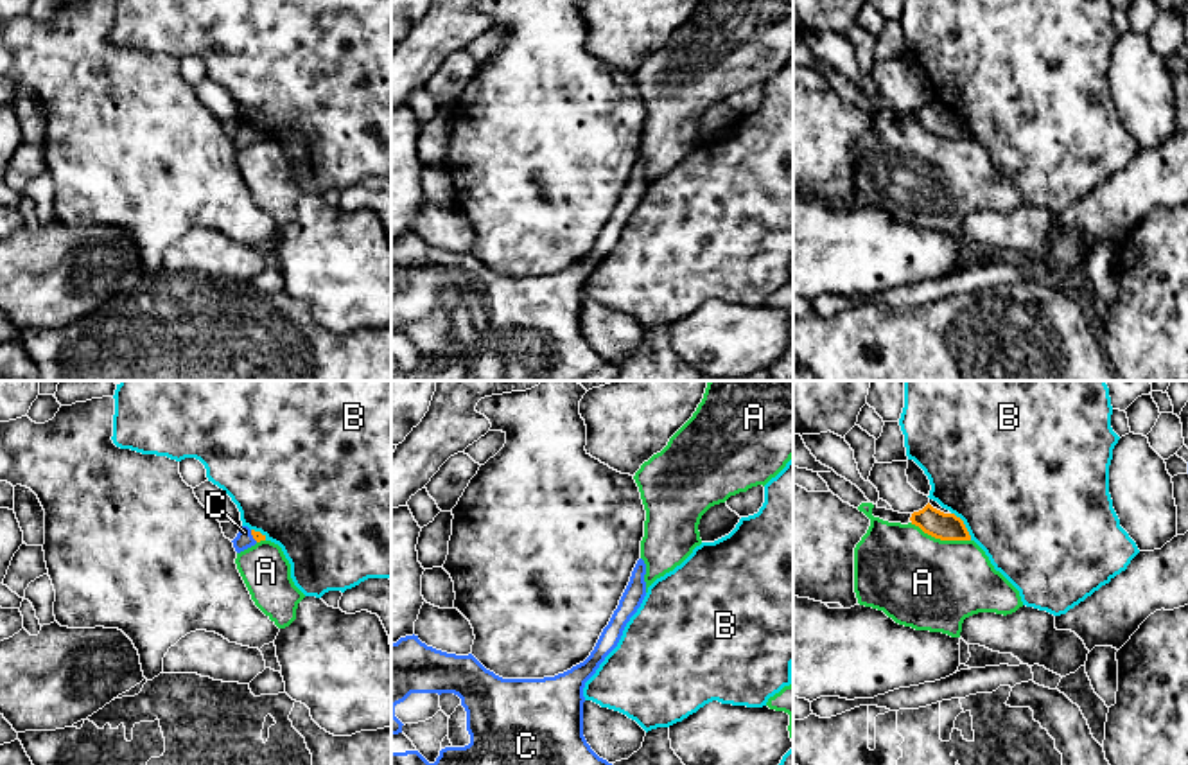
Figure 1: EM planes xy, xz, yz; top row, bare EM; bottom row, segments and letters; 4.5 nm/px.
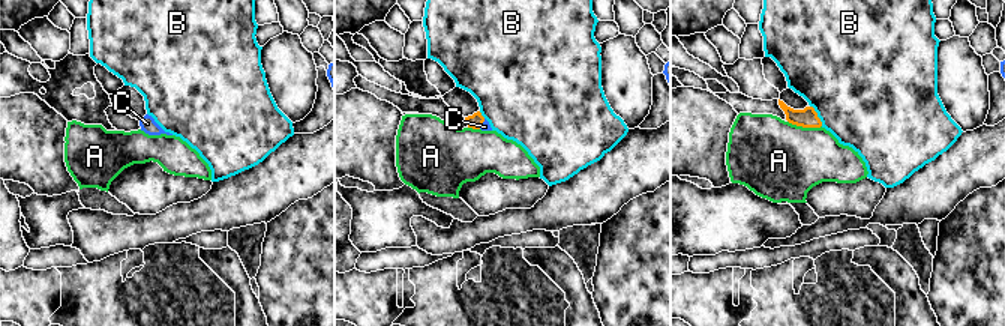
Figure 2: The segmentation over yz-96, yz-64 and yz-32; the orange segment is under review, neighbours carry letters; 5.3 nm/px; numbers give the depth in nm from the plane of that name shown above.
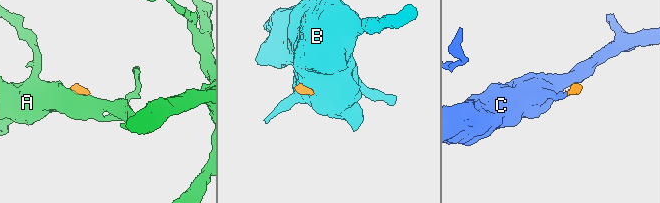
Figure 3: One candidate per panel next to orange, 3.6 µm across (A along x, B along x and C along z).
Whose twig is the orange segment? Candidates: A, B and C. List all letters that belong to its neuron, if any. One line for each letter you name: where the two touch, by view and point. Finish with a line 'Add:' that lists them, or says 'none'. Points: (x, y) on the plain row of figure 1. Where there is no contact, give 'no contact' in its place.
C: xy (252, 131)
Add: C

